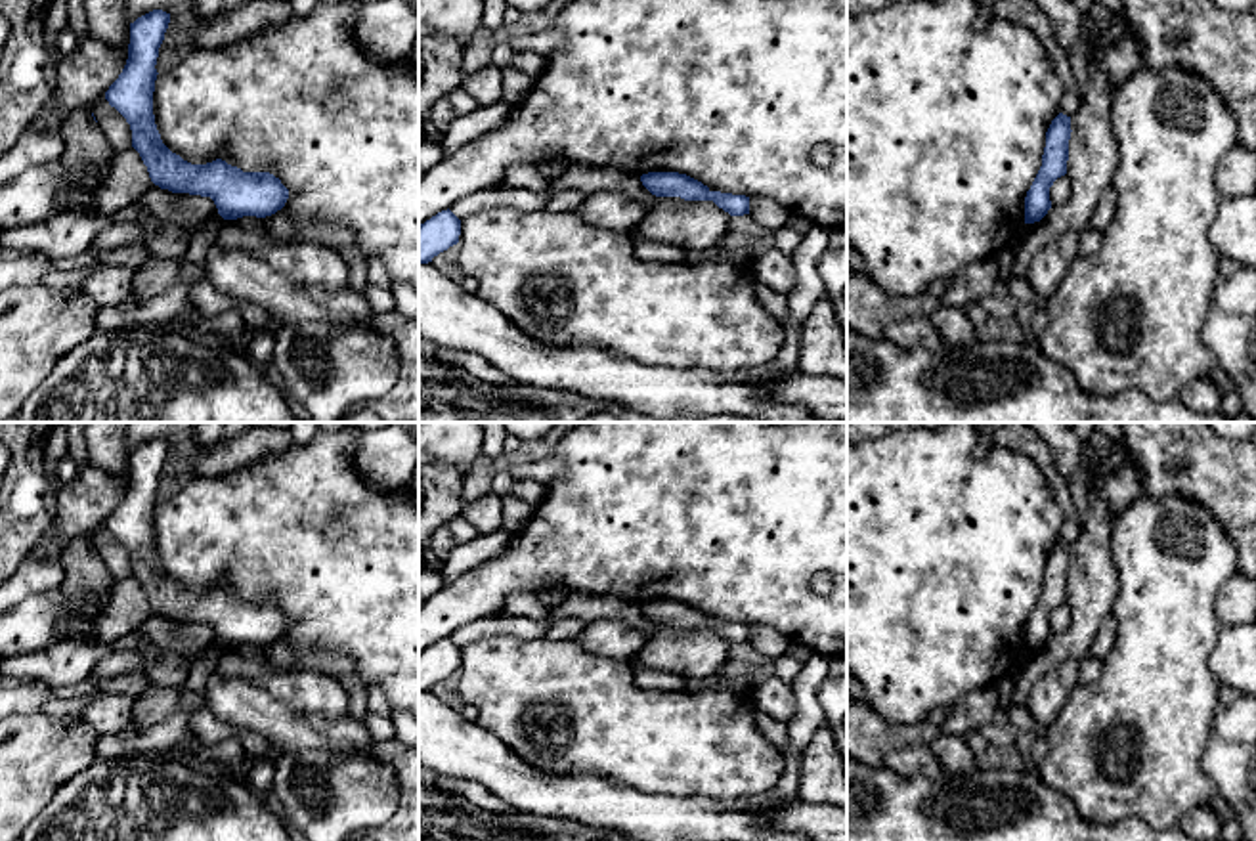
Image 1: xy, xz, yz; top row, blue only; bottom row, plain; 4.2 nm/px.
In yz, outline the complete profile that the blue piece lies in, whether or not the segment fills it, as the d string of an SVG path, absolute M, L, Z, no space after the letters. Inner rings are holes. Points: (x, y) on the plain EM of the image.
M1059 541L1048 560L1042 594L1025 625L1025 652L1040 650L1051 636L1050 615L1067 602L1071 545Z

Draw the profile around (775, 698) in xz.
M770 677L753 688L755 707L784 724L788 724L797 713L795 694L790 682Z

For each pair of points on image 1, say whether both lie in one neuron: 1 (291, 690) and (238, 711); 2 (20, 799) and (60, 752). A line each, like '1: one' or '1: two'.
1: two
2: one

